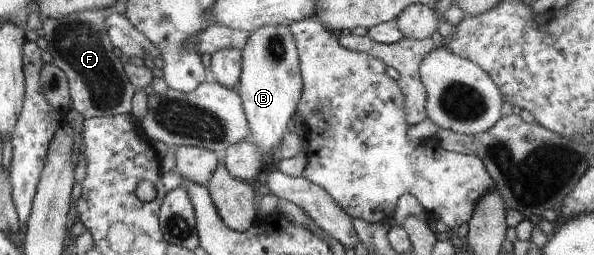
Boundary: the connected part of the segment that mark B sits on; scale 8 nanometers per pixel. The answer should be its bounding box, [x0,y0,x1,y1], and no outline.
[210,25,303,155]

